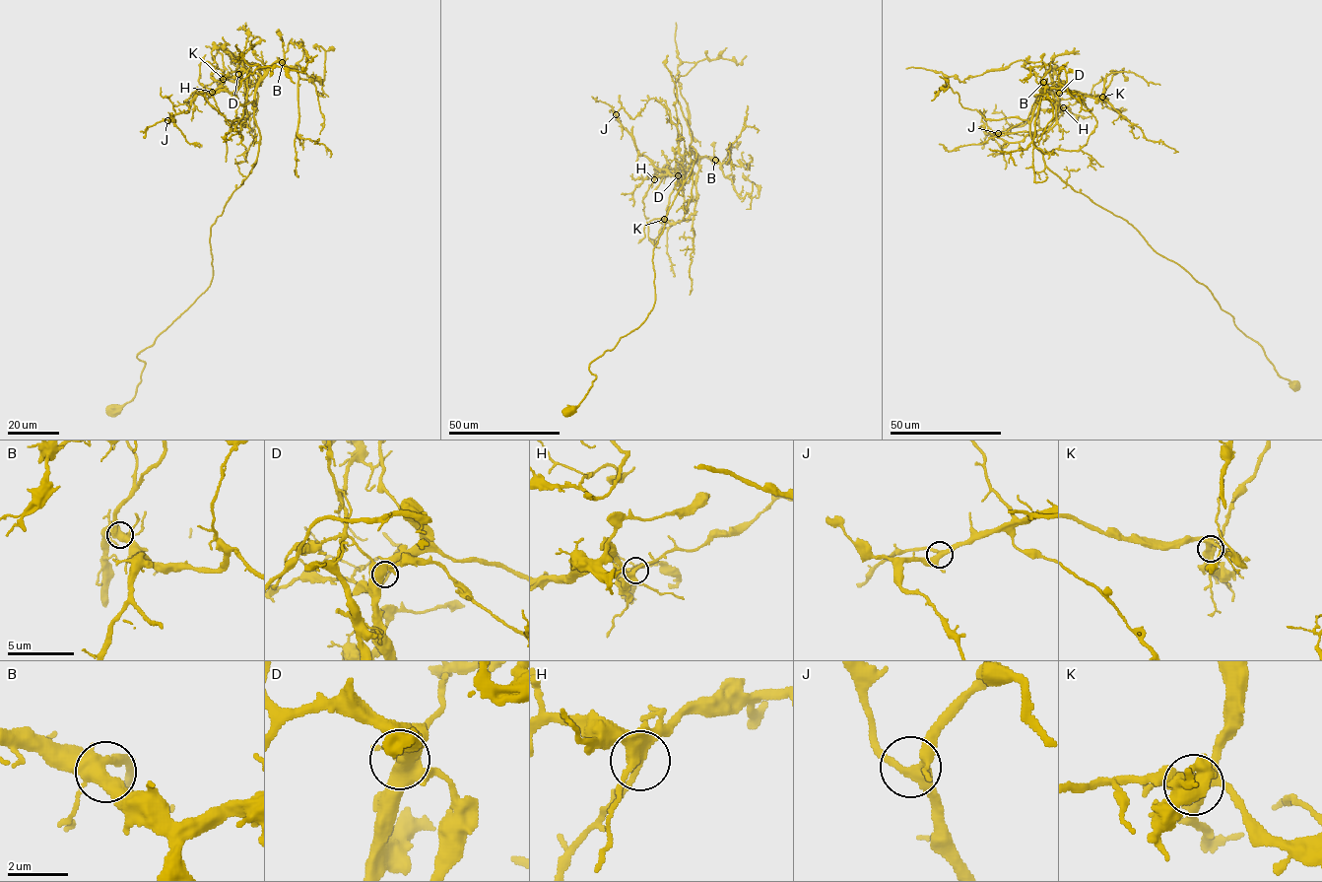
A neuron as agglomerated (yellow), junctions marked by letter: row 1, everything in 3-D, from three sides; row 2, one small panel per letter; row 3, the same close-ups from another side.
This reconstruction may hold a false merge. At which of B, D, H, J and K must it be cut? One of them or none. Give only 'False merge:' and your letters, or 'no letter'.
False merge: K

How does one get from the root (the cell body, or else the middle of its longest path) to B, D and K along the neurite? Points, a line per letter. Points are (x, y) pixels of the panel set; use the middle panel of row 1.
B: (568, 412), (595, 378), (589, 365), (652, 308), (653, 249), (694, 161), (691, 147), (698, 157), (715, 160)
D: (568, 412), (595, 378), (589, 365), (652, 308), (653, 249), (694, 161), (692, 147), (696, 159), (678, 175)
K: (568, 412), (595, 378), (589, 365), (652, 308), (653, 249), (692, 147), (664, 219)

